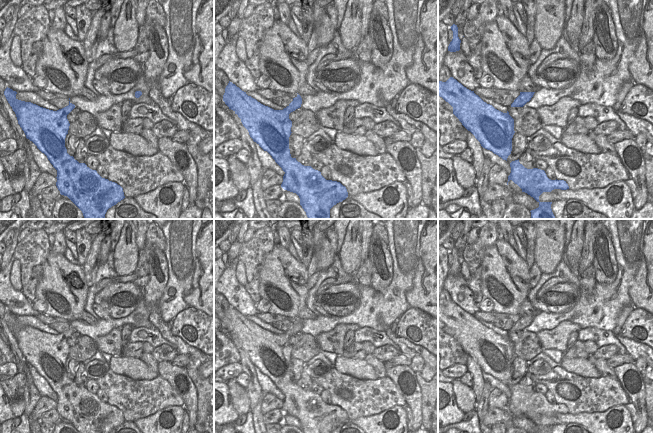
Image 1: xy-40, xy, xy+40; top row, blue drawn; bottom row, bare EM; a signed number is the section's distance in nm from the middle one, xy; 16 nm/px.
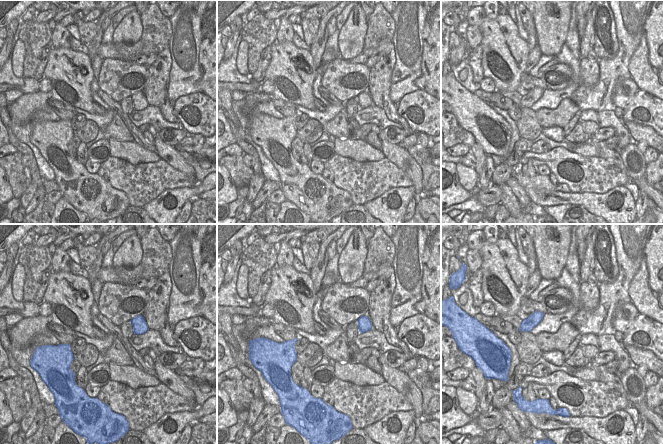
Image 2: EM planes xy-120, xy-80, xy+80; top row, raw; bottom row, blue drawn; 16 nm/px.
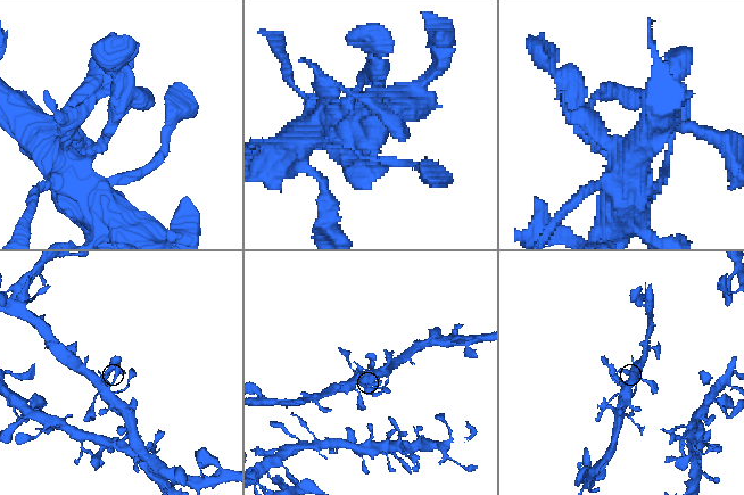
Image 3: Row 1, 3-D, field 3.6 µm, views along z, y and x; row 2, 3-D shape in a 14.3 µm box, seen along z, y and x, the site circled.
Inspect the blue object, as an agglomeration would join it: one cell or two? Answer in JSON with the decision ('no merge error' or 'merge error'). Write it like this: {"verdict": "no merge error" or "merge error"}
{"verdict": "no merge error"}

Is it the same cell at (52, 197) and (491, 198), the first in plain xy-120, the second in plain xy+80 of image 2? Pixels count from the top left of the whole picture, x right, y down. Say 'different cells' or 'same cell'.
same cell

